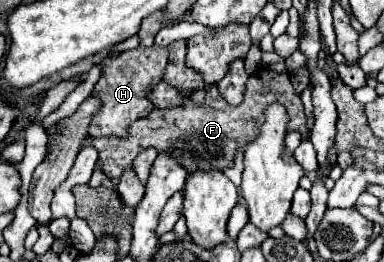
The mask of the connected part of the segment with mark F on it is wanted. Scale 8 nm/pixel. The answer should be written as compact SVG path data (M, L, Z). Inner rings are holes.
M262 69L258 75L252 75L246 85L244 101L238 107L228 105L216 87L206 89L204 103L194 103L192 99L184 99L182 105L172 109L154 109L148 117L136 121L128 129L128 137L90 137L88 141L82 141L82 147L94 147L98 151L98 161L102 163L102 173L106 177L120 177L128 165L132 165L134 157L146 149L156 147L160 153L172 153L172 157L178 157L178 161L188 169L188 173L194 173L198 169L202 171L224 171L232 165L236 149L244 149L244 145L256 137L262 121L264 121L264 109L268 103L282 103L290 115L288 131L296 129L306 137L306 115L300 97L292 89L290 75L280 77L278 73L272 73L268 69Z

